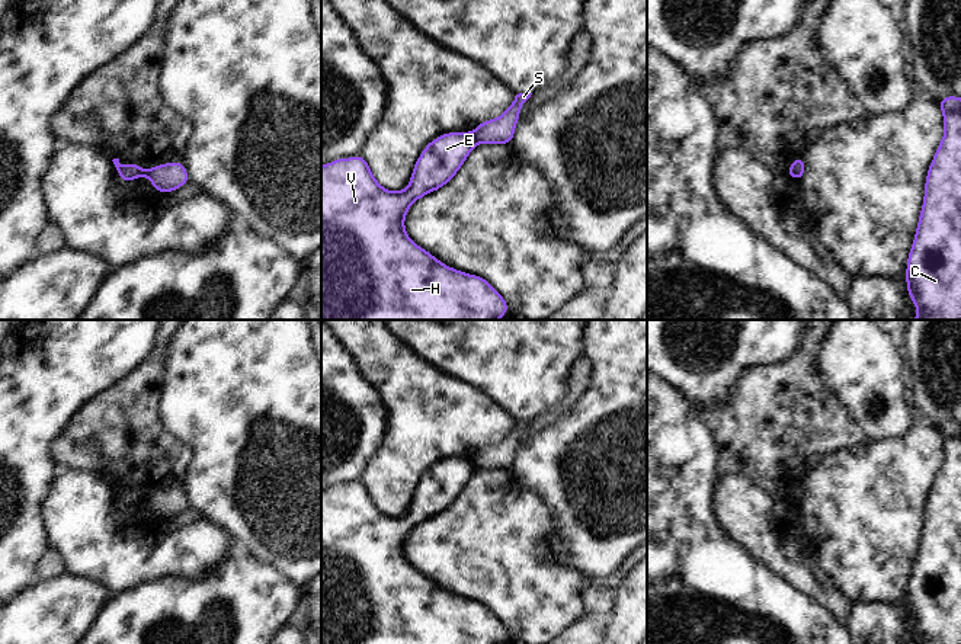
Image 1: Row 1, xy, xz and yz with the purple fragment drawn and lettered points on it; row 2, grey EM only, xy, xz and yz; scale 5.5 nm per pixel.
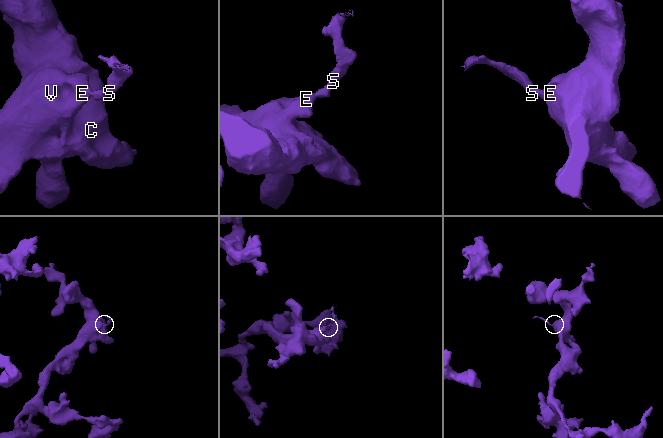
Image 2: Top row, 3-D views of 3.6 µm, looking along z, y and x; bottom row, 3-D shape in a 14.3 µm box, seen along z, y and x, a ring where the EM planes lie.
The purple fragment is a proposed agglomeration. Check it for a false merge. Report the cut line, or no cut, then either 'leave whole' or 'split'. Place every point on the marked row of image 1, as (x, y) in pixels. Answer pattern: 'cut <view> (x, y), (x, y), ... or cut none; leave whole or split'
cut xz (470, 133), (477, 143); split

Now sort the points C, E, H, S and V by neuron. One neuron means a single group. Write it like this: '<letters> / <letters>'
C E H V / S

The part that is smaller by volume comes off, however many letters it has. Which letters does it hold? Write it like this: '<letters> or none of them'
S

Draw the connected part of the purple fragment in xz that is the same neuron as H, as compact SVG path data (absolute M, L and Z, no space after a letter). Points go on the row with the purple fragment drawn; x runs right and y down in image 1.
M446 132L430 141L417 158L410 183L401 192L390 192L374 177L366 160L359 154L350 158L336 158L321 166L321 320L499 320L509 313L504 298L484 278L468 275L449 267L432 256L426 249L414 244L404 230L404 218L411 204L425 195L443 188L461 169L475 145L471 132Z

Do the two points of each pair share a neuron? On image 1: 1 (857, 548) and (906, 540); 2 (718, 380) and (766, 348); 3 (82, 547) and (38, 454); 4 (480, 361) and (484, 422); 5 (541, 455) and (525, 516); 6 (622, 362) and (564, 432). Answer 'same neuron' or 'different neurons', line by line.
1: same neuron
2: same neuron
3: different neurons
4: different neurons
5: different neurons
6: same neuron

